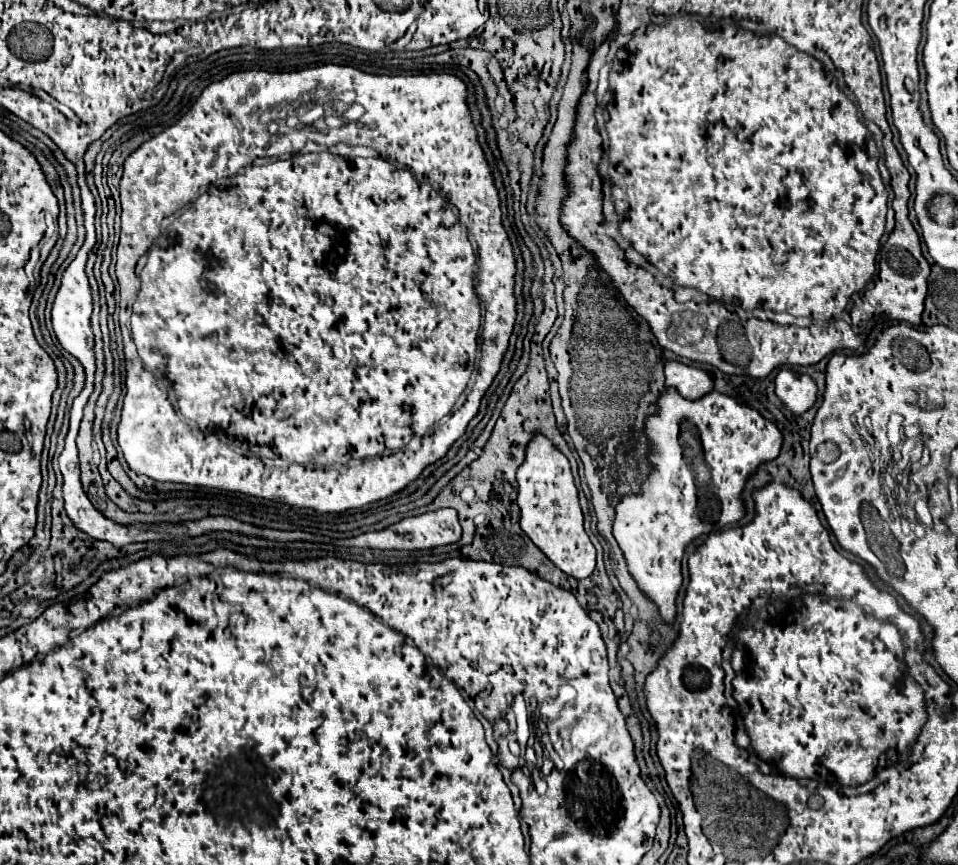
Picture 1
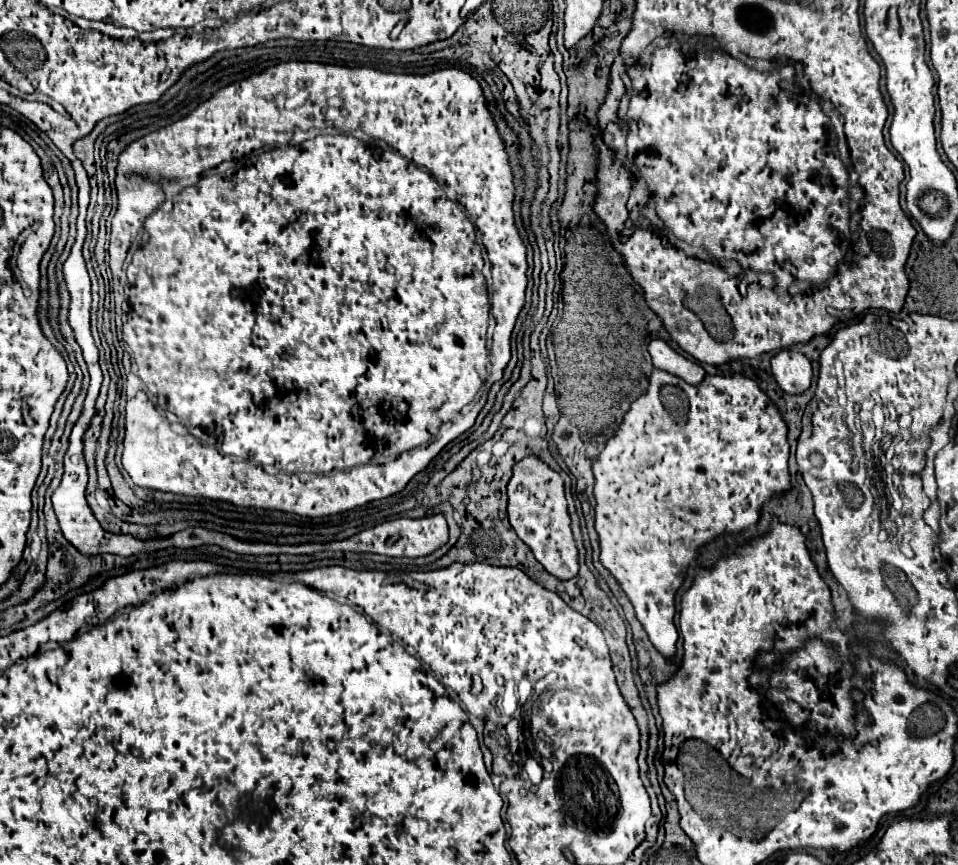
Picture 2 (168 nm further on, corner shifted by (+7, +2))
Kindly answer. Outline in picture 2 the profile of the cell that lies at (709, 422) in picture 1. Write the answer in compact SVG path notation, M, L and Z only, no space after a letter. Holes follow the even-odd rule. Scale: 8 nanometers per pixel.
M652 369L648 377L648 389L644 395L640 395L624 415L622 423L618 425L614 437L606 439L606 447L602 453L594 459L592 463L592 473L594 473L594 497L596 497L596 511L594 511L594 525L596 533L600 539L600 563L602 567L618 581L626 597L630 599L636 619L642 623L644 631L648 633L648 639L652 645L668 659L674 661L676 655L676 625L674 625L674 615L676 615L676 591L680 589L682 581L690 568L695 564L697 549L700 545L706 545L714 541L718 535L724 533L740 533L746 527L752 527L758 523L762 507L774 497L774 495L784 495L790 489L790 473L788 473L788 455L790 455L790 445L786 437L788 429L786 423L776 409L776 405L770 401L770 397L756 385L756 381L734 373L734 375L706 375L706 379L698 385L688 385L680 377L666 373L662 369Z

